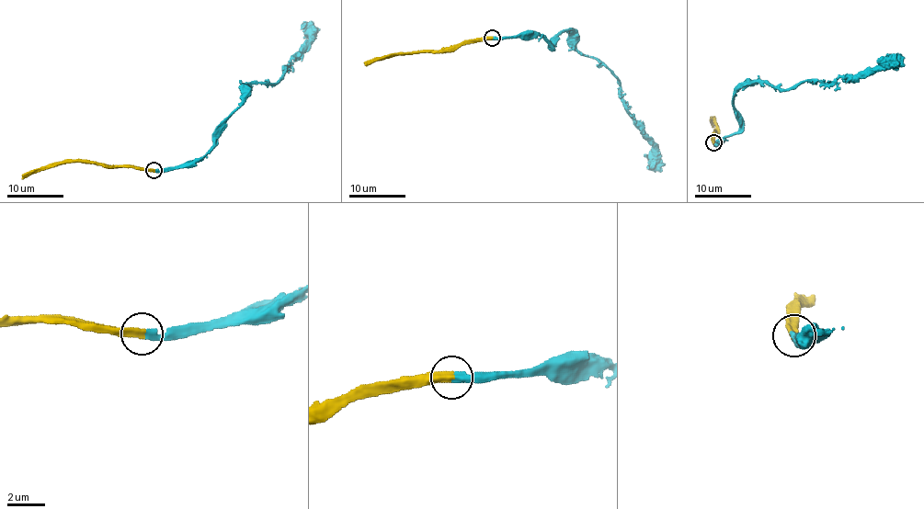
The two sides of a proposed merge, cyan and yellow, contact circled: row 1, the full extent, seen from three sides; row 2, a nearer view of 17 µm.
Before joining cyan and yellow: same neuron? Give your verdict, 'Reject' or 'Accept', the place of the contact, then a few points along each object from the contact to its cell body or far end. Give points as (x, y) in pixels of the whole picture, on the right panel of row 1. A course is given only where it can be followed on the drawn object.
Accept. Place: (713, 142). Course of cyan: (712, 142), (739, 130), (734, 94), (742, 87), (832, 82), (905, 57). Course of yellow: (712, 142), (711, 134), (716, 125), (710, 116), (713, 127)

